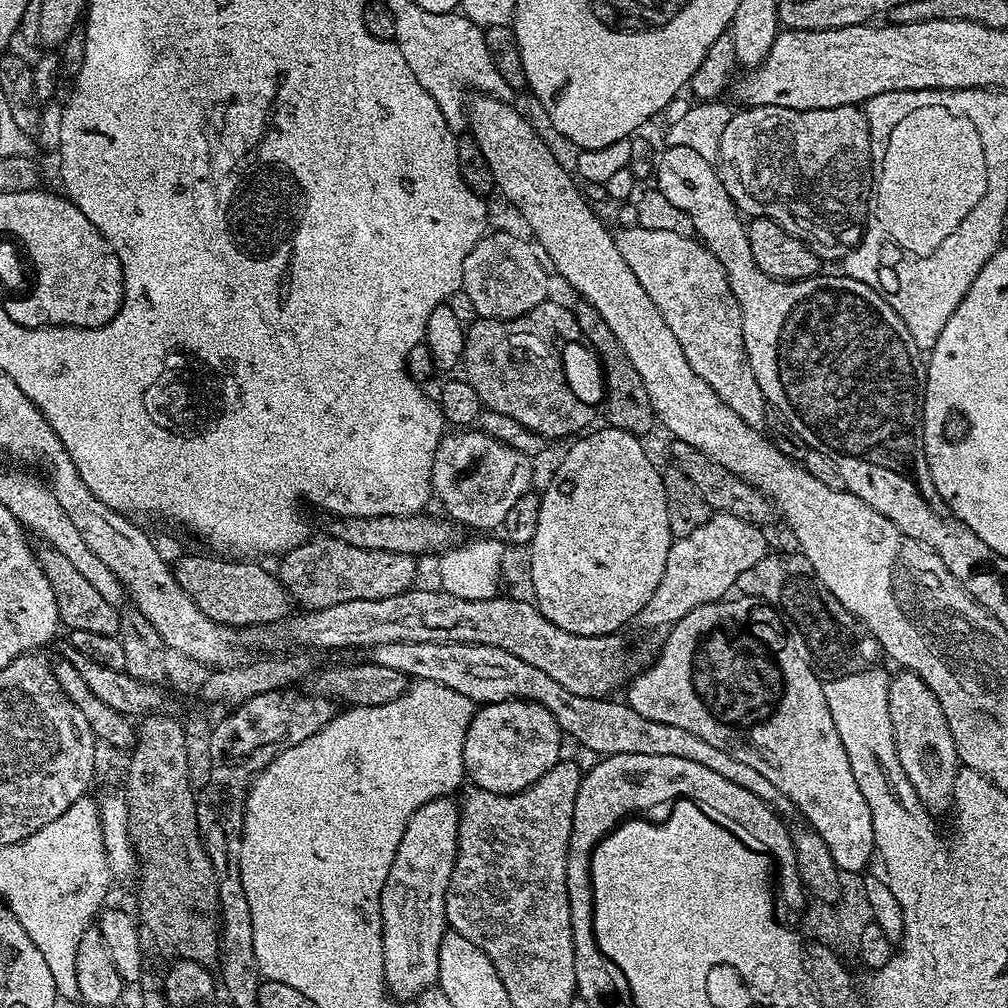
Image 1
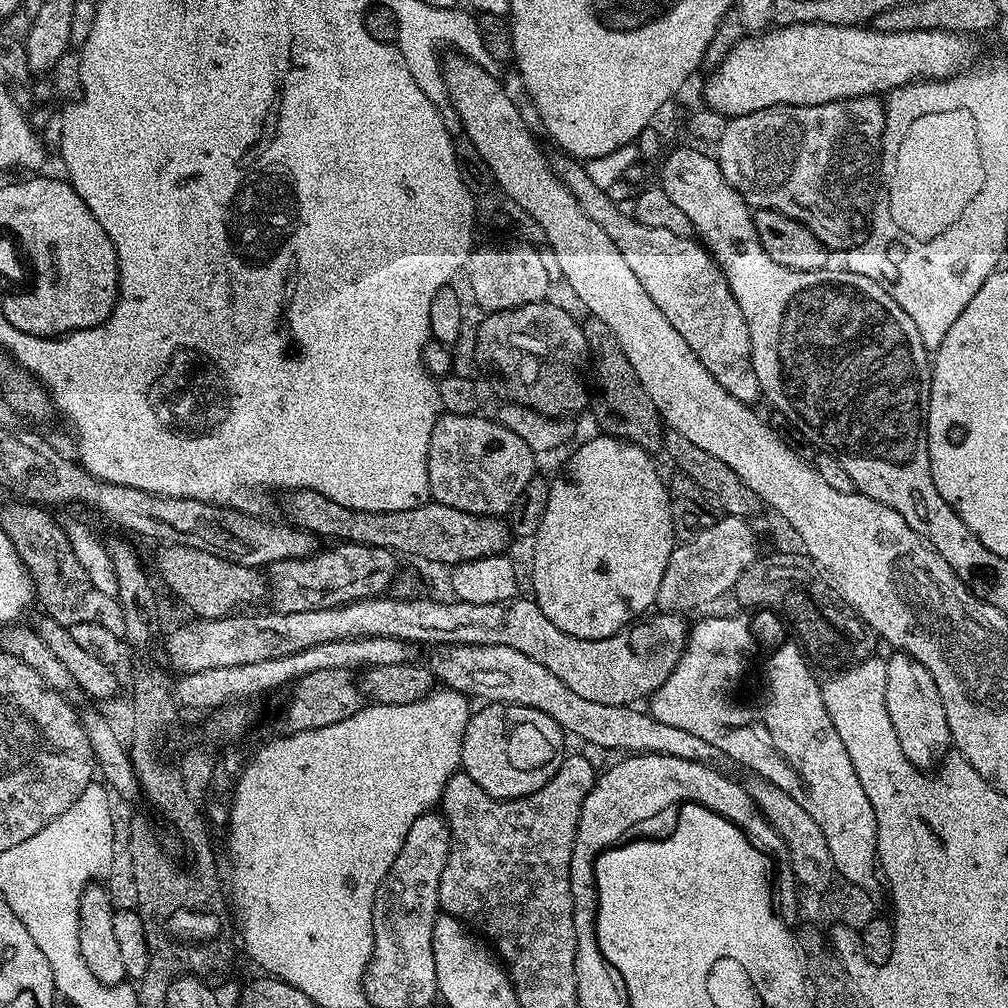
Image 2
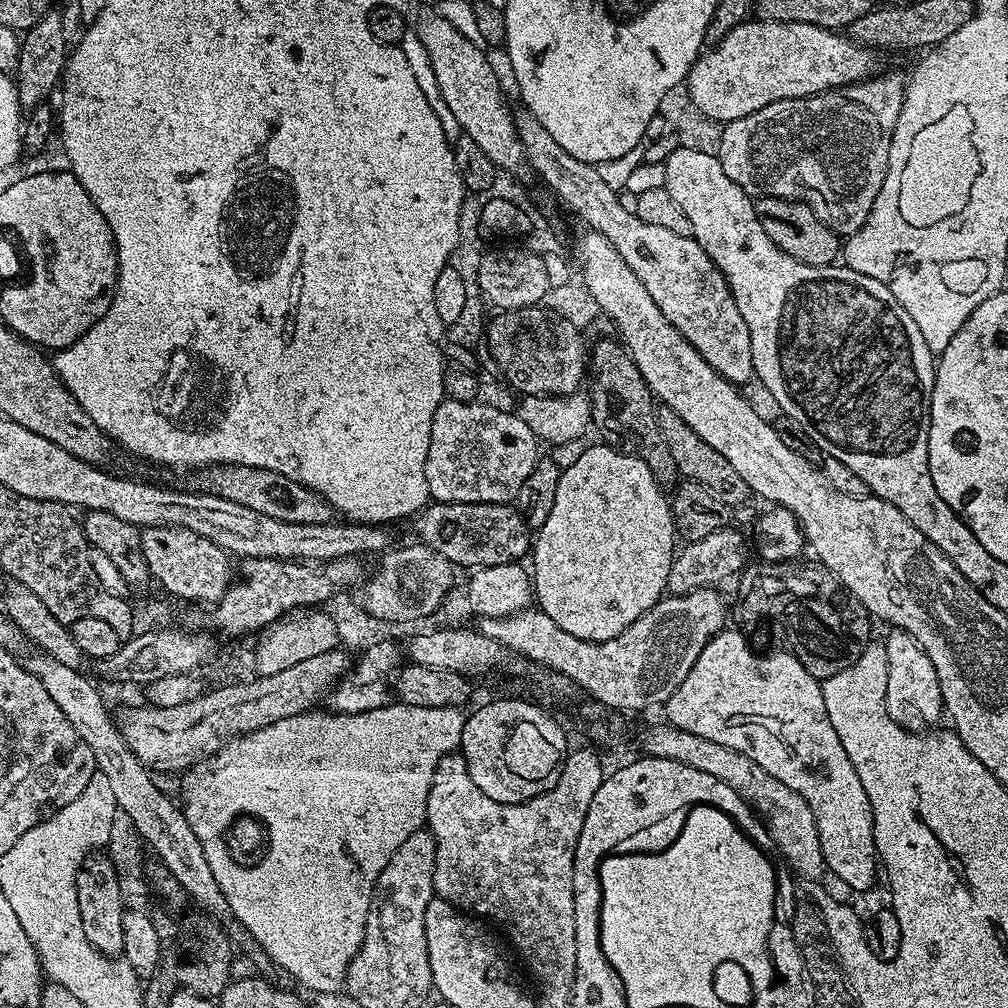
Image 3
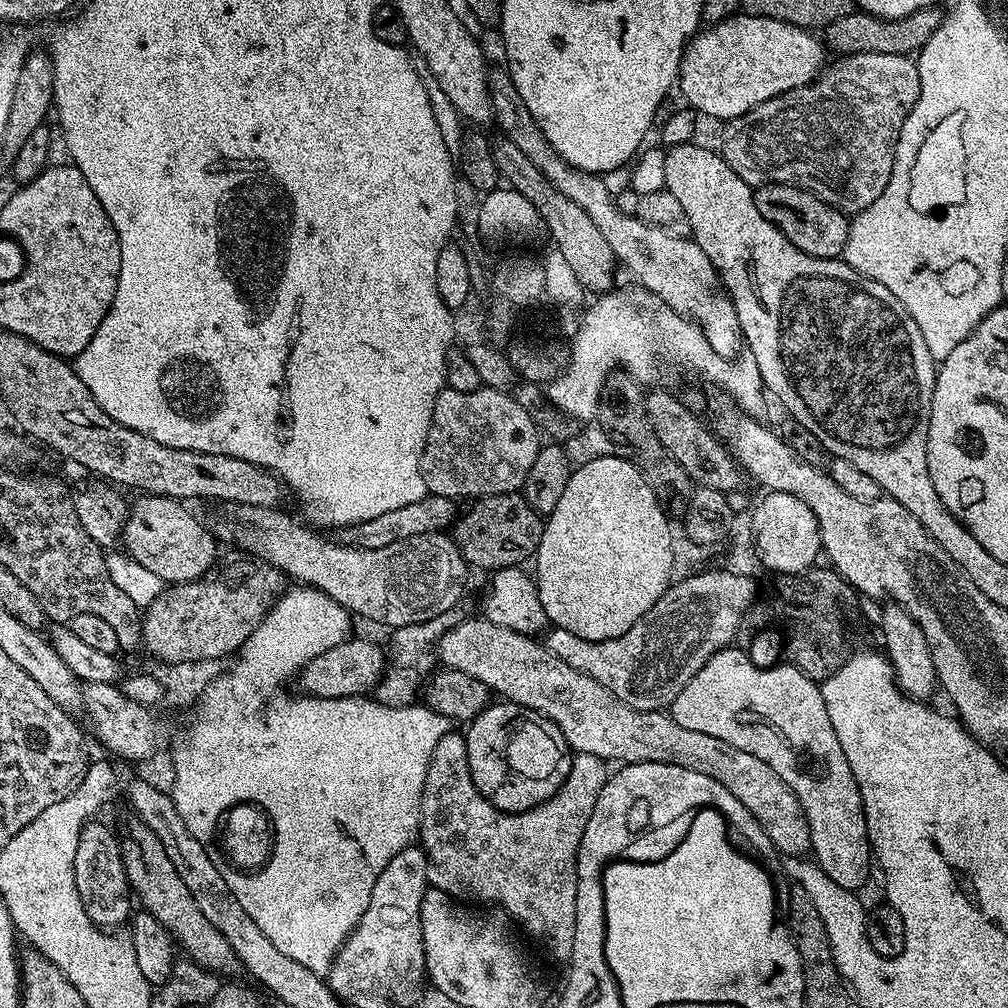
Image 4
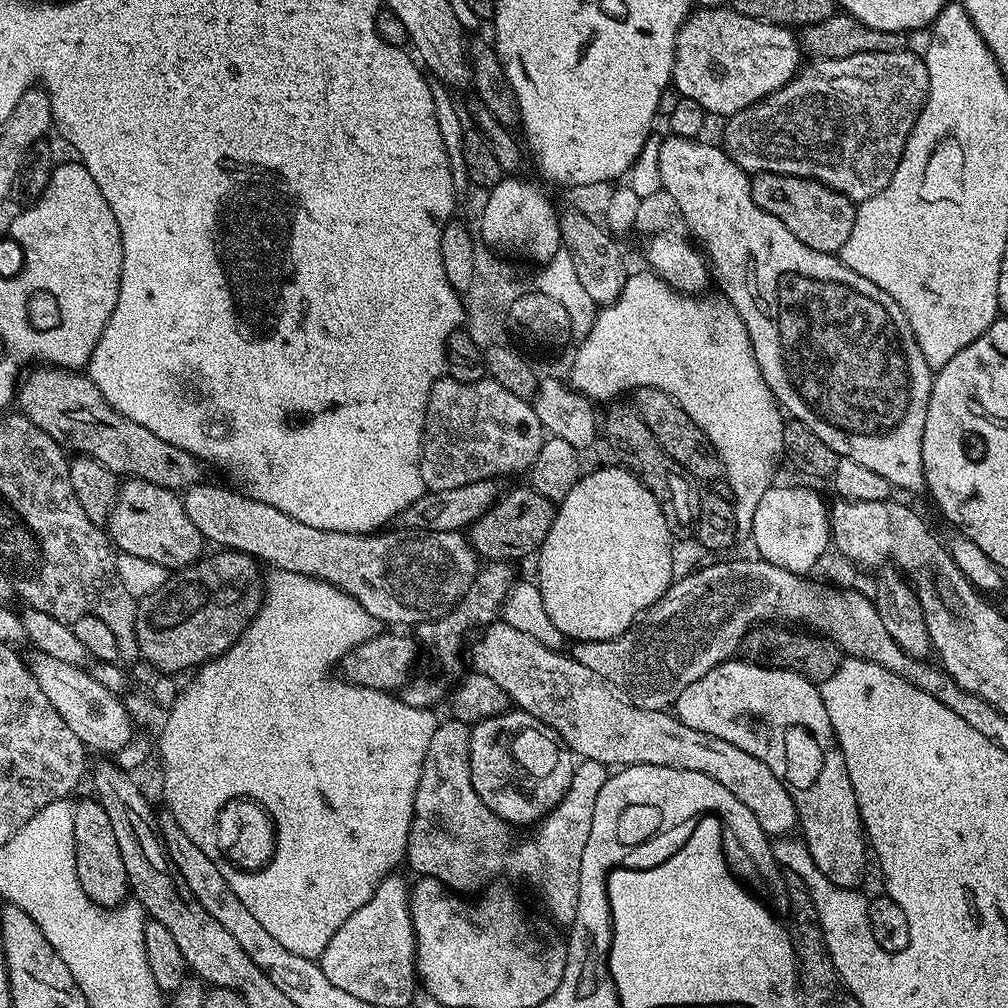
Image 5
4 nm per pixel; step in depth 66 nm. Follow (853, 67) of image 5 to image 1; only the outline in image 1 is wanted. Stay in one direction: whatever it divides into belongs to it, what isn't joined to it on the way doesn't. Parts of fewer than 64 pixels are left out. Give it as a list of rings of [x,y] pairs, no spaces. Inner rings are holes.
[[[857,105],[838,106],[830,110],[790,110],[786,106],[758,106],[750,108],[741,107],[726,125],[726,130],[722,133],[720,150],[718,155],[718,171],[720,181],[726,186],[732,201],[740,209],[745,217],[761,216],[770,218],[782,226],[790,235],[797,236],[805,244],[811,246],[812,252],[819,256],[821,261],[836,260],[843,261],[849,251],[860,243],[864,237],[866,227],[866,217],[870,212],[870,197],[874,192],[874,156],[872,160],[872,143],[874,137],[868,131],[868,117]]]

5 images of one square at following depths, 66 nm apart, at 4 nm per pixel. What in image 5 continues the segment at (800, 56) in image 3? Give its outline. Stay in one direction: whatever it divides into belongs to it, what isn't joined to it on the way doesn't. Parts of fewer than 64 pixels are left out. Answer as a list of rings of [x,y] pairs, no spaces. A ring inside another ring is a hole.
[[[731,6],[697,7],[678,30],[672,84],[680,91],[678,93],[681,97],[692,99],[698,106],[704,108],[705,113],[713,112],[729,117],[786,86],[786,82],[790,82],[802,67],[800,56],[802,57],[802,45],[797,33],[791,27],[746,18],[746,14],[737,12]]]

